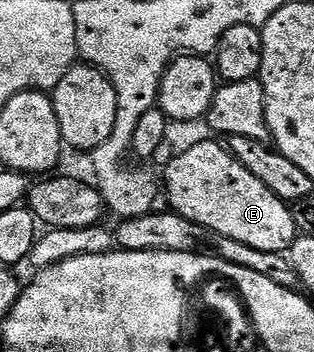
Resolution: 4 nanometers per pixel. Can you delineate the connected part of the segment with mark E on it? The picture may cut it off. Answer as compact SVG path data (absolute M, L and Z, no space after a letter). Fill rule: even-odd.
M222 141L199 142L181 151L167 166L165 198L171 201L170 209L185 216L185 220L221 232L221 236L229 236L229 240L241 240L241 244L257 248L260 255L290 251L297 237L291 206L269 192L253 172L247 171L232 156Z

